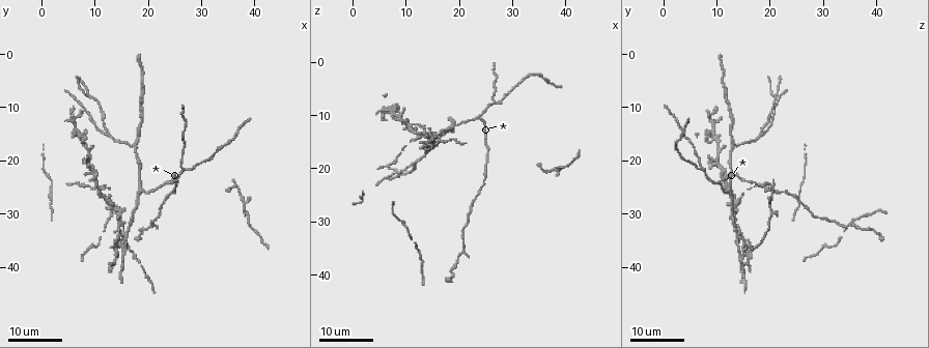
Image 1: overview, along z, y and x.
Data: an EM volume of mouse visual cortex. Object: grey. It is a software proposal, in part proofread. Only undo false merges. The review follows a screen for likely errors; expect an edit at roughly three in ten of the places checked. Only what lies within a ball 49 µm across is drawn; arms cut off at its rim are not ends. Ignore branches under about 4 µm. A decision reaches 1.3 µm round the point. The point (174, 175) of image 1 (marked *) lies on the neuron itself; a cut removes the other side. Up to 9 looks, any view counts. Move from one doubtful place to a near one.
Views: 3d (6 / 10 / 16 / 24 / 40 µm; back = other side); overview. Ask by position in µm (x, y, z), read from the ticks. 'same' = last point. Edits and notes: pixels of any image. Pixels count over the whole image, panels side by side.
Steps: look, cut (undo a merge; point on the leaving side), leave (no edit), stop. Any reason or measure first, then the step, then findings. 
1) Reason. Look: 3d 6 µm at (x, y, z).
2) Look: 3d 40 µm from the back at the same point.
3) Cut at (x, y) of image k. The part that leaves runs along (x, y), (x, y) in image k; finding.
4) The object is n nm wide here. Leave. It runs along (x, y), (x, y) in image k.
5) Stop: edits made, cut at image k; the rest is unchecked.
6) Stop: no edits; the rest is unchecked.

Look: 3d 24 µm at (12.5, 15.0, 18.0).

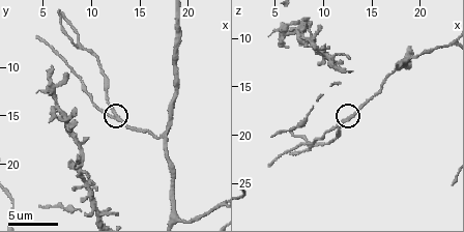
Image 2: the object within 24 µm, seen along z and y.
Look: 3d 6 µm at (12.4, 14.6, 18.6).

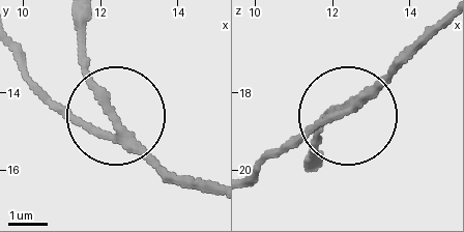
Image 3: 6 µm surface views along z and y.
3 arms meet here. Leave. It runs along (210, 195), (171, 175), (121, 125), (71, 122), (25, 79) in image 3; all the same neuron.

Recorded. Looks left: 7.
Four arms meet. Look: 3d 24 µm at (12.5, 27.5, 13.5).

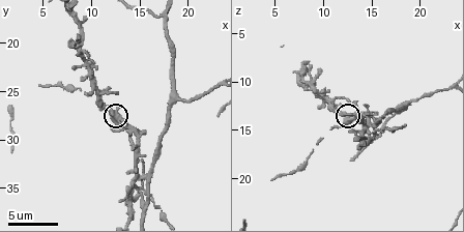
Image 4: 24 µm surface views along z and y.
Zoom in. Look: 3d 6 µm at (12.4, 27.2, 13.4).

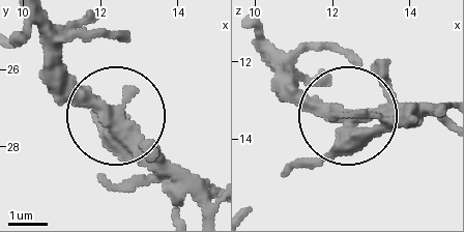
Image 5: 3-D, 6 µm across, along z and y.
The side arm is 22 µm long. Leave. It runs along (200, 212), (46, 47) in image 5; continuous, no second neuron.

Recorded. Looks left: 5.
Thick turns thin. Look: 3d 6 µm at (6.6, 24.4, 19.4).

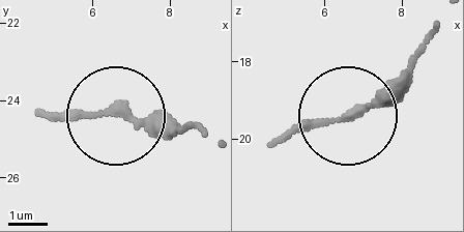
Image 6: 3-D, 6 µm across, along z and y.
Look: 3d 6 µm from the back at (6.75, 24.30, 19.35).

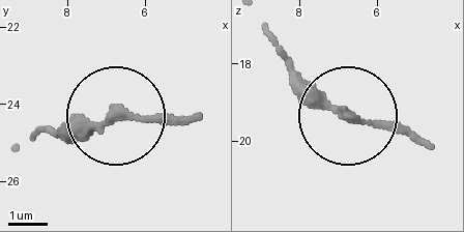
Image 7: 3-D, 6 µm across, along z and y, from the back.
Leave. Continuous, no second neuron.

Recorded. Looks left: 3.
Three-way junction. Look: 3d 24 µm at (36.5, 24.5, 21.0).

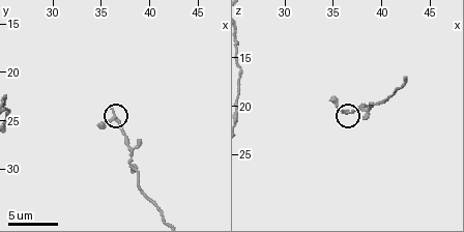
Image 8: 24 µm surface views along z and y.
Look: 3d 6 µm at (36.0, 24.8, 20.6).

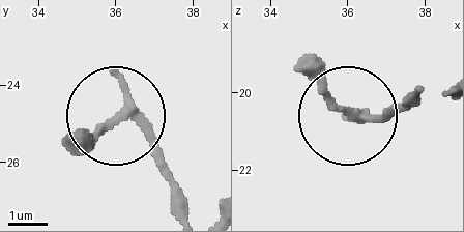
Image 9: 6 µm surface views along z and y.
The object is 180 nm wide here. Leave. Continuous, no second neuron.

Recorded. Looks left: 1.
Stop: no edits; the rest is unchecked.

